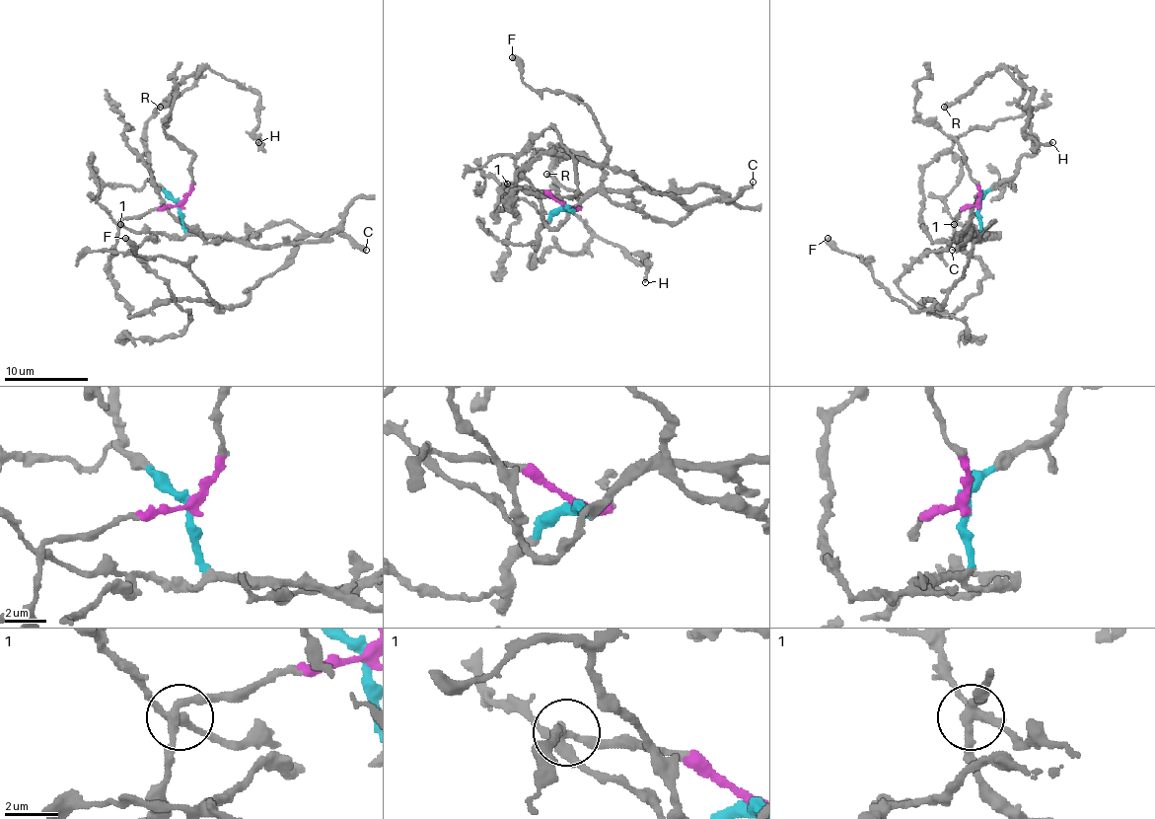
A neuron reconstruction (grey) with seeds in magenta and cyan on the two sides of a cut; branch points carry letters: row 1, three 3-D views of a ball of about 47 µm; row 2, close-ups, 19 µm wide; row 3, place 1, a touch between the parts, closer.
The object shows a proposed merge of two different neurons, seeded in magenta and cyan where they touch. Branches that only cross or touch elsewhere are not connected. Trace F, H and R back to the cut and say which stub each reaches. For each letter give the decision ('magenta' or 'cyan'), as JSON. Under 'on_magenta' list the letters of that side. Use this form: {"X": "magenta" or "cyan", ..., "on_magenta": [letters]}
{"F": "magenta", "H": "cyan", "R": "cyan", "on_magenta": ["F"]}

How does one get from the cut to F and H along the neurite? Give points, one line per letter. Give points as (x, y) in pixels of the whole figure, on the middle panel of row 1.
F: (565, 207), (505, 184), (494, 213), (541, 155), (599, 163), (608, 155), (582, 103), (533, 90), (511, 56)
H: (565, 207), (539, 232), (533, 265), (557, 247), (580, 251), (599, 237), (645, 260), (641, 256), (645, 282)

